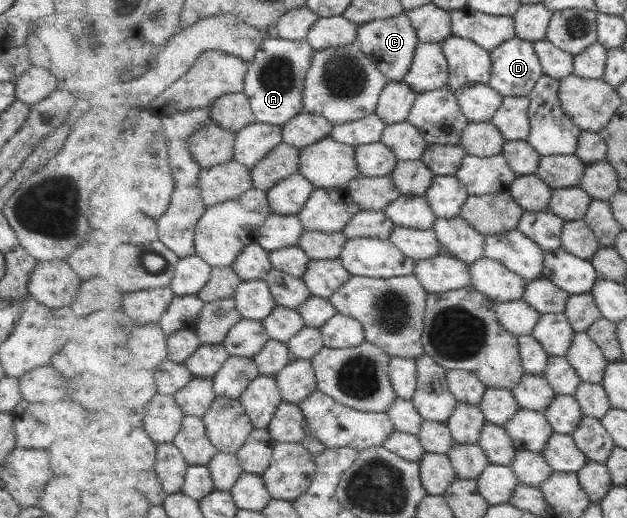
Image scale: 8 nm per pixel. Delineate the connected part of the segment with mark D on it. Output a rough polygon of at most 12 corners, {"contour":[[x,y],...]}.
{"contour":[[516,37],[490,53],[491,88],[529,97],[544,76],[534,43]]}

